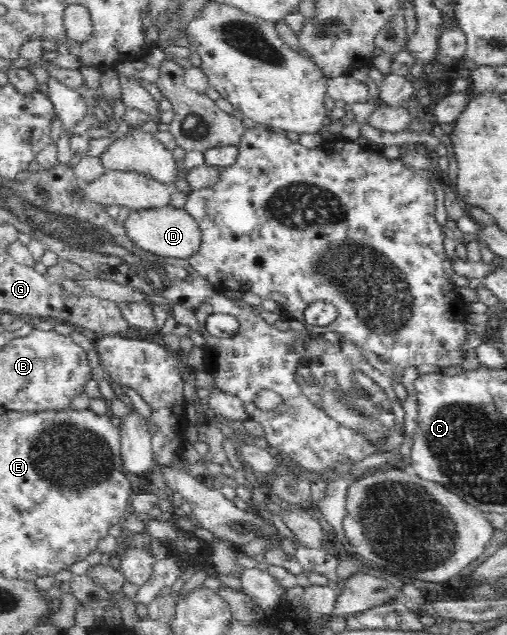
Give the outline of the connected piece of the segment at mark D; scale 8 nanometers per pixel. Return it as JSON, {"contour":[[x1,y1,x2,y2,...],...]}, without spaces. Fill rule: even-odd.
{"contour":[[170,204,157,209,130,211,123,222,125,233,138,249,163,258,188,259,200,250,200,229,197,222,182,208]]}

